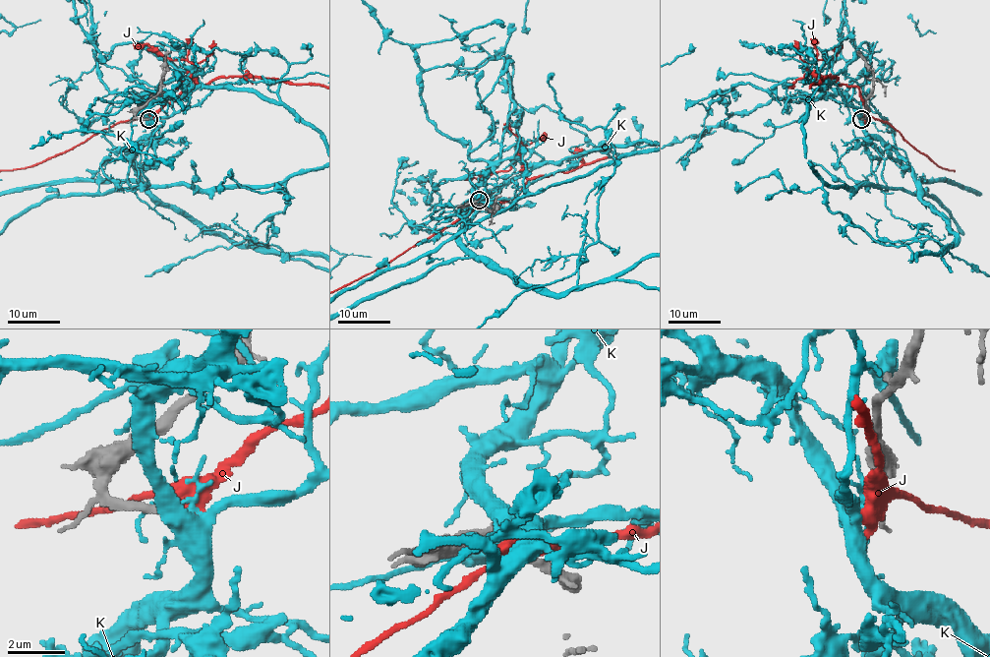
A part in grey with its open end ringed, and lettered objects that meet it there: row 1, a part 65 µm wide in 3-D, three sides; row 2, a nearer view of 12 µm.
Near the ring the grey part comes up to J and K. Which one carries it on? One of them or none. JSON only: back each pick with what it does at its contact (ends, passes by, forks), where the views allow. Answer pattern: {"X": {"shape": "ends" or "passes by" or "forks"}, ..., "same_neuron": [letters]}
{"same_neuron": []}

